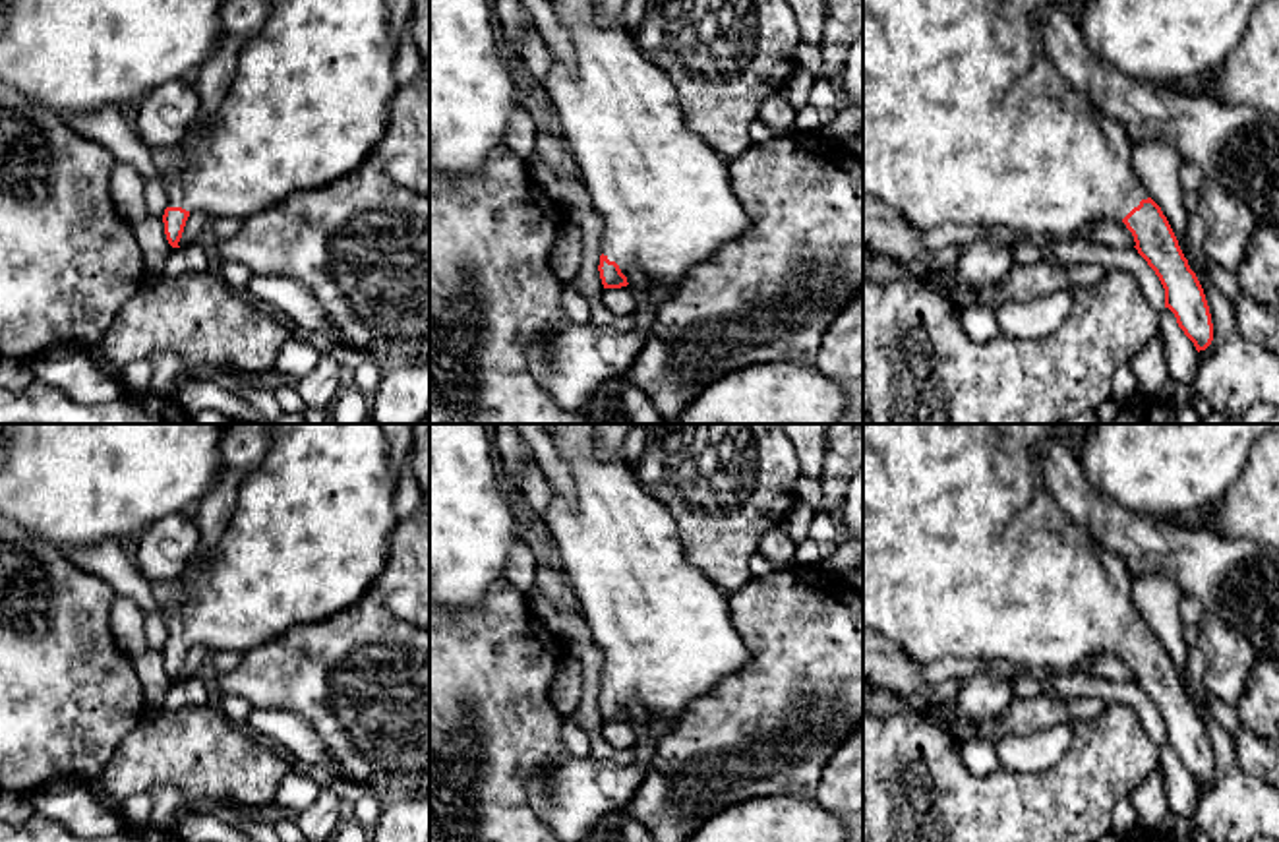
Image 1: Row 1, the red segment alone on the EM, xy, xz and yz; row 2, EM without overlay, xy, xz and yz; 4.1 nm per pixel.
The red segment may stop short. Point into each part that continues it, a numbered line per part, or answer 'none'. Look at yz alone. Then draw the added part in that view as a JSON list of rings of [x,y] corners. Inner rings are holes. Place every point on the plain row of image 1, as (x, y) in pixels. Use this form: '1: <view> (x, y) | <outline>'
1: yz (964, 556) | [[[863,424],[863,629],[898,643],[919,664],[940,658],[1004,662],[1037,676],[1084,672],[1103,654],[1122,654],[1149,631],[1136,610],[1136,577],[1124,557],[1105,550],[1041,490],[1041,447],[1051,437],[1068,437],[1066,424]]]

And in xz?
1: xz (664, 628) | [[[596,424],[551,426],[557,455],[575,484],[575,497],[565,499],[551,490],[544,523],[559,548],[561,571],[579,598],[588,637],[604,652],[600,689],[615,695],[623,708],[635,701],[652,718],[675,722],[697,697],[751,662],[751,650],[729,617],[728,592],[689,561],[675,519],[664,501],[644,488],[637,468],[619,451],[610,459],[596,457]]]

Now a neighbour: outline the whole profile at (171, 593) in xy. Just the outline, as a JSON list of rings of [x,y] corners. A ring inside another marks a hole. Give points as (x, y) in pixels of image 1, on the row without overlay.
[[[178,579],[176,581],[166,581],[166,583],[153,585],[153,592],[155,592],[155,600],[157,600],[161,610],[174,608],[184,598],[184,588],[178,583]]]

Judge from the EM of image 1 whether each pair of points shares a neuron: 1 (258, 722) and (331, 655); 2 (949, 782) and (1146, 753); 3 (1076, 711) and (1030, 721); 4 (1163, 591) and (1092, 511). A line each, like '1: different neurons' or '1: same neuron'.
1: different neurons
2: same neuron
3: same neuron
4: different neurons

